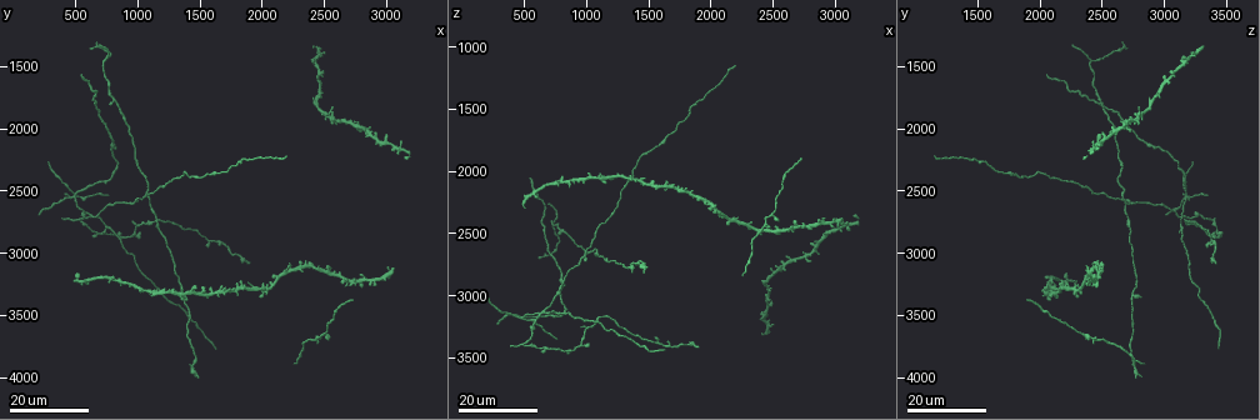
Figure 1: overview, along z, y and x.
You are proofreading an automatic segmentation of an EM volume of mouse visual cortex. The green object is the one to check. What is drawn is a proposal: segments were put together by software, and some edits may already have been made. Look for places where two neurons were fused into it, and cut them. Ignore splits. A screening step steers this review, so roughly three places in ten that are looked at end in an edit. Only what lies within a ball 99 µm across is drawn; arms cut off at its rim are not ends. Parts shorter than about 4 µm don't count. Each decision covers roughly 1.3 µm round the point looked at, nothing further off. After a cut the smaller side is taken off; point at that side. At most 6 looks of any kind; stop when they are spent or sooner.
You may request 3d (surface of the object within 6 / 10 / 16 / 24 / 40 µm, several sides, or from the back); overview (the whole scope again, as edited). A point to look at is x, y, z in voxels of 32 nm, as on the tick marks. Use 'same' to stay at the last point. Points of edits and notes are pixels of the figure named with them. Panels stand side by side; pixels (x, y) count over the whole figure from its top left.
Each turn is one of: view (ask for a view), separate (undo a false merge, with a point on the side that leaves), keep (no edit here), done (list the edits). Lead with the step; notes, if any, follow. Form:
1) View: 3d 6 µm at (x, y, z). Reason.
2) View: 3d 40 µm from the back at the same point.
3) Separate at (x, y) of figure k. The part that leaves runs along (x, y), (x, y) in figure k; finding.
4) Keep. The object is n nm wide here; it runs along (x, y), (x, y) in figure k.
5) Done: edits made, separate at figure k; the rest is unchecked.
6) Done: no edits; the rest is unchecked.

View: 3d 16 µm at (720, 1460, 2420). Arms part here.

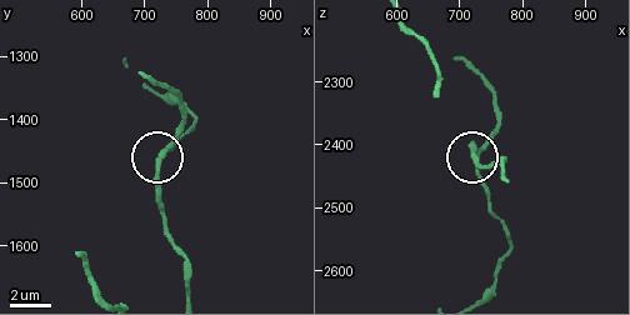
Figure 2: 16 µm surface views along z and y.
View: 3d 10 µm at (730, 1450, 2410). Closer look.

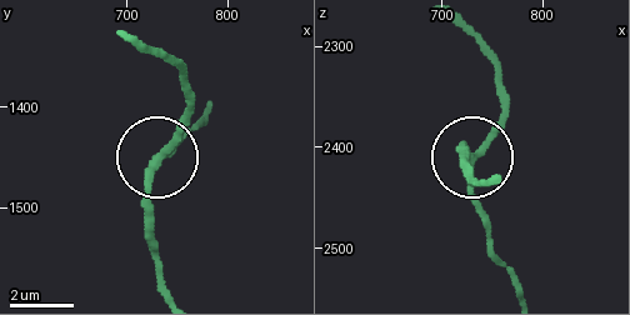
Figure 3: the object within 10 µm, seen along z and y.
Keep. 3 arms meet here; it runs along (170, 288), (151, 224), (151, 175), (189, 105) in figure 3; one neuron here.

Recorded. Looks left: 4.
View: 3d 16 µm at (460, 2560, 3160). Looks like a crossing.

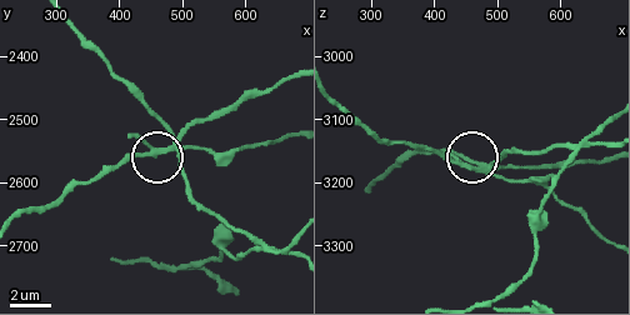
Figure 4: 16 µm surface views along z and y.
View: 3d 10 µm at (480, 2545, 3180). Closer look.

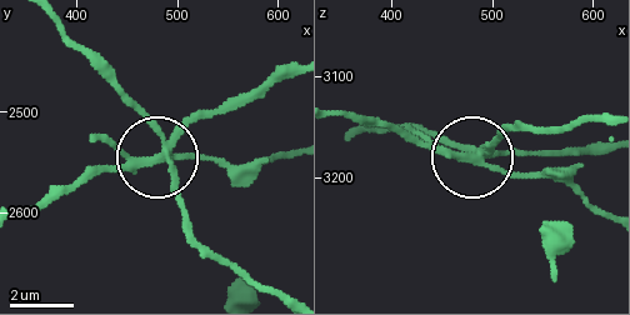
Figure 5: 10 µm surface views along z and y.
Separate at (204, 158) of figure 5. The part that leaves runs along (164, 149), (194, 123), (241, 106), (290, 76) in figure 5; a second neuron is stuck on.

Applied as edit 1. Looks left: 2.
Done: edits made, separate at figure 5; the rest is unchecked.

